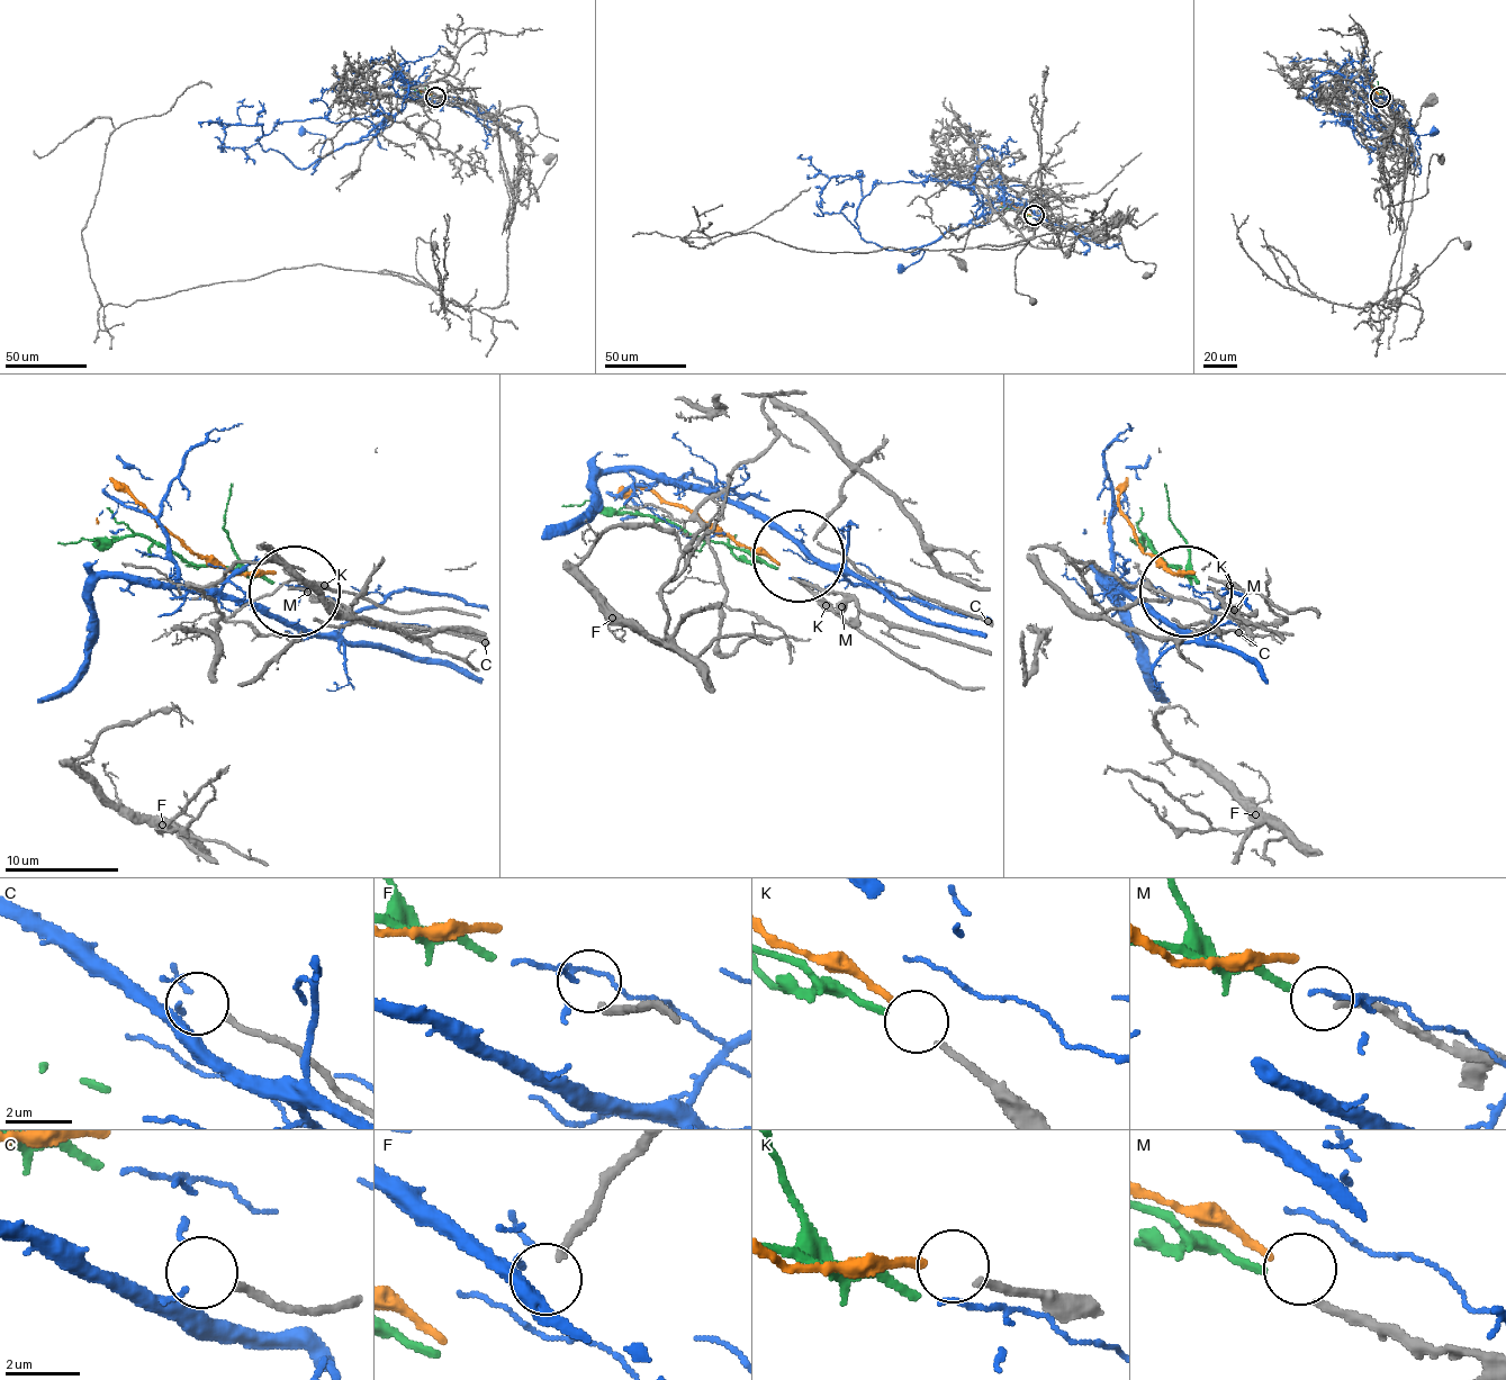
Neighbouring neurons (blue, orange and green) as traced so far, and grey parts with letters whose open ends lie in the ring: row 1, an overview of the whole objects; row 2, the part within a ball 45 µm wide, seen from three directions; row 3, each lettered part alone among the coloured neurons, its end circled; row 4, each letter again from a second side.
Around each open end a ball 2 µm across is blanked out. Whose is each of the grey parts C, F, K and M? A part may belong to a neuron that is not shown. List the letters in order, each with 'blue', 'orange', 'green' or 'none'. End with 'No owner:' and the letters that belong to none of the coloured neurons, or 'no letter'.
C: none
F: none
K: orange
M: green
No owner: C, F

